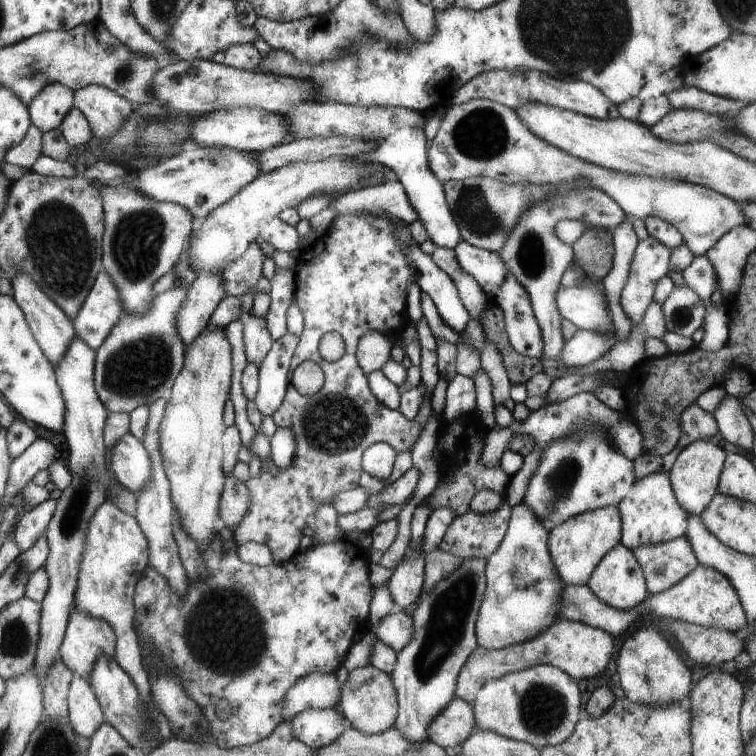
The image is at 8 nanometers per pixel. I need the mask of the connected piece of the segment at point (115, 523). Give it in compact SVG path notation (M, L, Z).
M109 496L97 508L91 518L87 532L87 546L83 552L83 562L79 564L79 584L75 588L73 608L89 612L95 618L107 620L115 630L115 660L131 676L133 684L139 690L141 700L151 696L151 680L143 668L139 638L135 636L135 586L143 578L145 568L149 566L149 542L135 520L135 516L125 514L115 506Z

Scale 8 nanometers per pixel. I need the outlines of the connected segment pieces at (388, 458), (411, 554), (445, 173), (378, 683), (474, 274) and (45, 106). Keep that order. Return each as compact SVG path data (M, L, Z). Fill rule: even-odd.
M377 442L371 444L361 458L361 468L363 472L367 472L373 478L379 480L387 480L393 472L393 464L397 460L397 450L391 444L385 442Z
M417 506L411 518L411 536L409 546L395 570L389 574L389 590L395 600L395 606L405 610L415 604L423 594L425 580L425 550L423 550L423 532L427 526L427 518L431 514L429 506Z
M469 100L457 106L451 104L445 110L441 126L429 146L429 168L443 184L471 176L485 176L503 184L521 184L523 180L529 184L557 184L559 180L567 182L571 178L583 178L589 180L595 190L611 196L627 218L659 218L675 226L693 256L705 256L725 232L731 232L737 226L747 226L743 204L725 194L685 180L637 176L587 164L535 136L519 120L513 108L491 100Z
M369 664L365 668L355 668L349 672L341 688L341 714L351 728L361 730L365 734L381 734L393 726L399 712L397 708L399 708L397 692L391 674L375 668L375 664Z
M459 240L459 244L453 248L453 252L457 254L461 270L467 272L475 282L479 282L479 286L483 288L483 292L487 294L487 298L491 300L491 304L495 304L497 308L501 308L501 312L505 316L505 334L509 336L511 348L515 352L519 352L521 356L535 356L535 358L539 358L543 354L543 348L545 348L543 332L541 332L539 322L535 318L529 292L517 280L517 276L513 274L513 270L503 262L503 258L497 252L479 250L479 248L471 246L467 240Z
M49 84L29 104L31 126L45 132L57 130L73 108L73 90L63 84Z

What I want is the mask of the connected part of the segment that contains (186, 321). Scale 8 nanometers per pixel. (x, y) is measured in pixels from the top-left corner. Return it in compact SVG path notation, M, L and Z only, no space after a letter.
M197 276L191 288L187 290L187 298L175 312L175 328L177 336L185 346L189 346L209 324L209 318L215 306L225 298L221 276Z

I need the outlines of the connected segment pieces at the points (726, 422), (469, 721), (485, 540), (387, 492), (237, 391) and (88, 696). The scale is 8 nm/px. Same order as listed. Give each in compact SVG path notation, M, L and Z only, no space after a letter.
M727 396L719 402L719 406L713 410L713 416L717 420L719 434L731 442L733 446L741 446L745 452L751 450L751 440L753 440L753 430L747 422L747 418L741 412L739 398Z
M453 698L435 718L427 724L427 740L445 750L455 750L475 730L473 706L461 698Z
M505 498L501 502L501 506L497 510L493 510L493 512L479 514L479 512L471 512L469 510L467 514L455 516L451 520L451 524L447 526L445 536L441 538L439 548L459 556L461 560L465 560L465 558L483 558L483 560L487 560L499 548L499 544L503 542L505 532L509 528L509 518L511 518L511 506L507 504Z
M409 468L403 476L399 476L395 482L385 486L379 494L369 494L367 502L363 508L377 508L377 506L395 506L395 504L405 504L405 500L411 498L415 492L419 480L419 470Z
M243 320L237 322L229 322L223 328L223 334L227 336L227 342L231 344L231 388L229 388L229 400L235 406L235 424L239 428L239 436L241 436L241 444L243 448L251 454L251 442L257 436L257 430L249 424L247 414L245 414L245 402L247 396L243 394L243 386L241 386L241 374L243 368L247 364L247 356L245 356L245 344L243 344Z
M75 676L69 686L69 722L79 738L91 738L105 722L99 698L83 676Z

